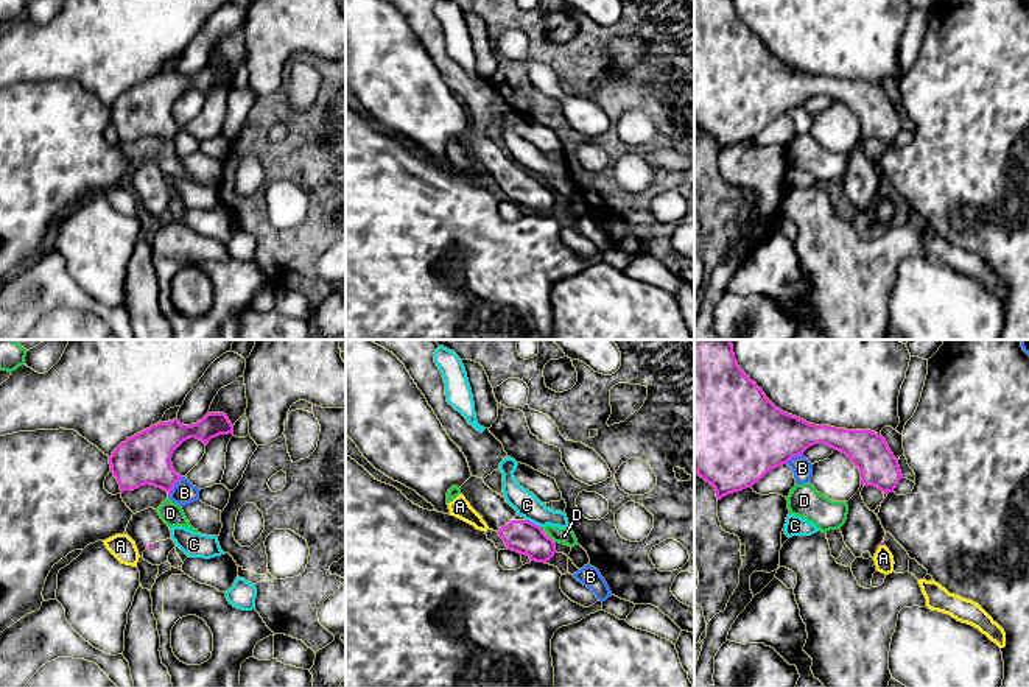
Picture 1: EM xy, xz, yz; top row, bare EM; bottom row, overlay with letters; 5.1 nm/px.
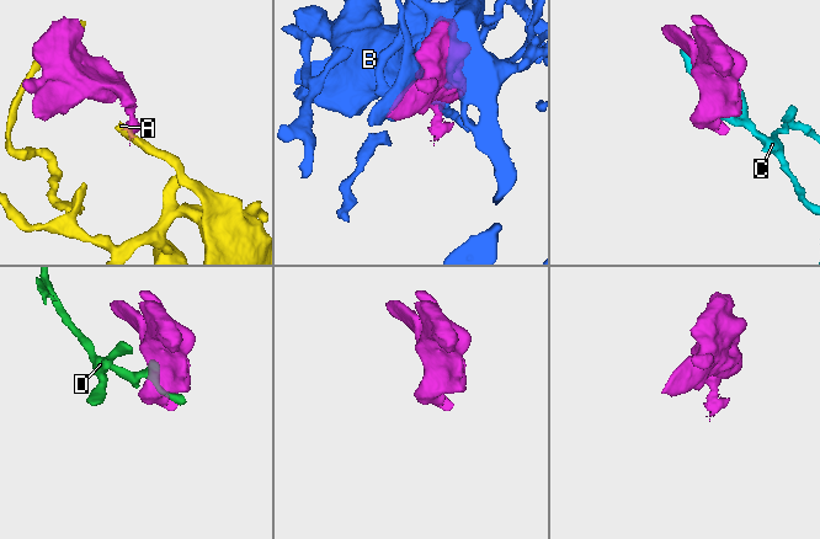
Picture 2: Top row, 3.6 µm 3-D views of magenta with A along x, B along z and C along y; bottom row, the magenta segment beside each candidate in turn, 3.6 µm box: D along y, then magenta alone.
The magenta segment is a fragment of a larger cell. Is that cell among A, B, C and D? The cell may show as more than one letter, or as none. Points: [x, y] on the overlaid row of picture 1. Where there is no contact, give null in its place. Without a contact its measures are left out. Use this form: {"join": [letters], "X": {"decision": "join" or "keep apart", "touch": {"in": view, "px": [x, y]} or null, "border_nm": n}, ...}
{"join": [], "A": {"decision": "keep apart", "touch": {"in": "yz", "px": [880, 544]}, "border_nm": 40}, "B": {"decision": "keep apart", "touch": {"in": "xy", "px": [173, 486]}, "border_nm": 130}, "C": {"decision": "keep apart", "touch": {"in": "xz", "px": [531, 522]}, "border_nm": 80}, "D": {"decision": "keep apart", "touch": {"in": "xz", "px": [551, 539]}, "border_nm": 40}}

